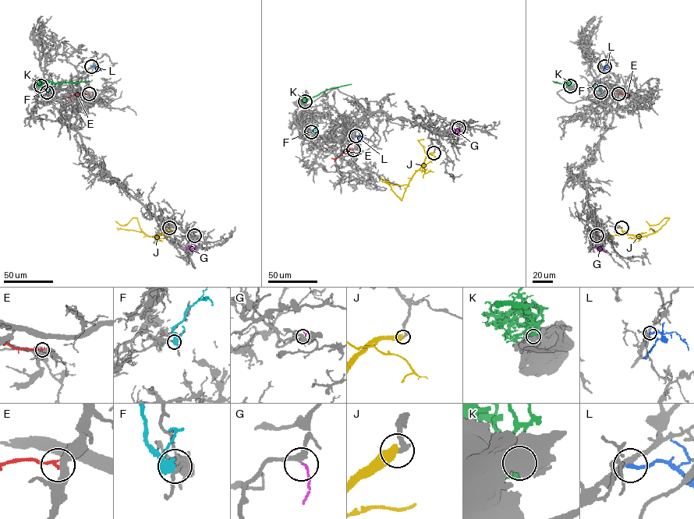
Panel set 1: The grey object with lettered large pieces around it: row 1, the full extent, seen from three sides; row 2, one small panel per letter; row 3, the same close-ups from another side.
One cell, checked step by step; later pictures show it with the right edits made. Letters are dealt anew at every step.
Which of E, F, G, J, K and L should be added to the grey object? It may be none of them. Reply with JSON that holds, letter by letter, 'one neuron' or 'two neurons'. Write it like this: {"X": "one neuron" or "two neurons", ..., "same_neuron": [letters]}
{"E": "two neurons", "F": "two neurons", "G": "two neurons", "J": "two neurons", "K": "two neurons", "L": "two neurons", "same_neuron": []}

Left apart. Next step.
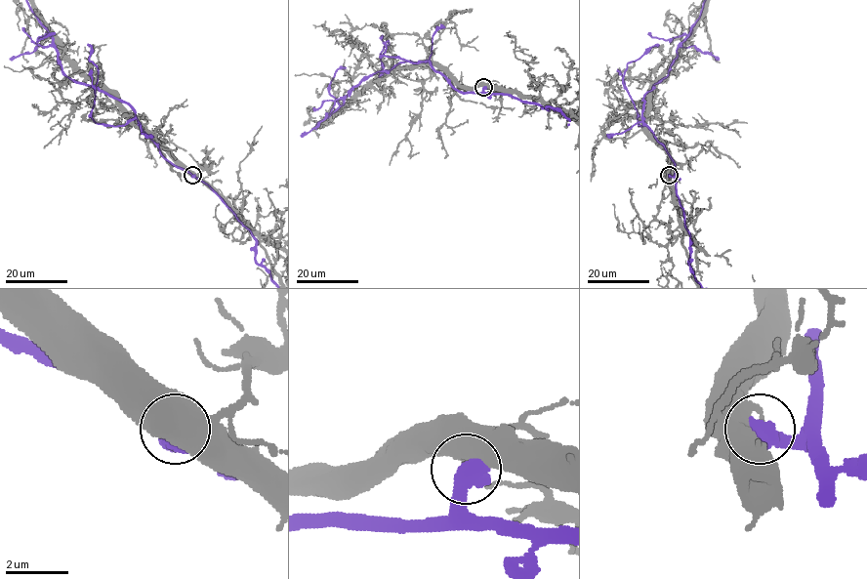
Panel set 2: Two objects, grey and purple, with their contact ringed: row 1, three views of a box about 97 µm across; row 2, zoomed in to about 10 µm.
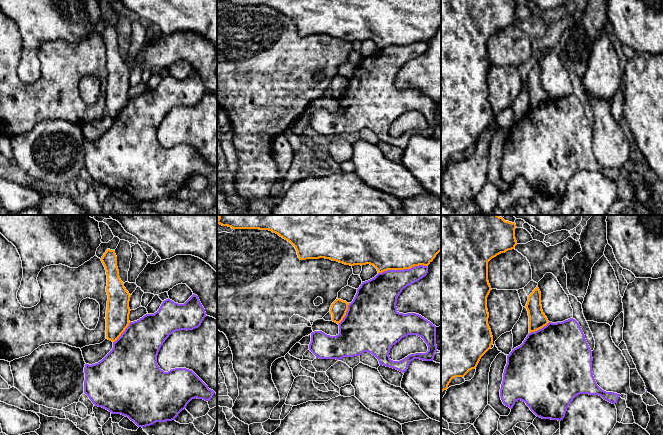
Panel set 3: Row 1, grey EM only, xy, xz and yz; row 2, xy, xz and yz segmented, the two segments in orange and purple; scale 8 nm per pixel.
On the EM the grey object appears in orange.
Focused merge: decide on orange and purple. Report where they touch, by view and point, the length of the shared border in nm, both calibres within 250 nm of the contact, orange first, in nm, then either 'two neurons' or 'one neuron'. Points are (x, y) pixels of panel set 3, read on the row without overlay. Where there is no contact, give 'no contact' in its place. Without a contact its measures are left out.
meets orange in xz at (402, 45); contact 400 nm long; 360 nm thick on the orange side, 280 nm on the other; two neurons

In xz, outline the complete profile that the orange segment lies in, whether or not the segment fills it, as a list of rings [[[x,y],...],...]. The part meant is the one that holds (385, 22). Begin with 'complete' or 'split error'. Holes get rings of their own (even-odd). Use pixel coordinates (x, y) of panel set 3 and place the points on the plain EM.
complete; [[[220,0],[269,6],[290,18],[300,36],[325,34],[345,41],[373,41],[378,49],[428,42],[441,27],[441,0]]]

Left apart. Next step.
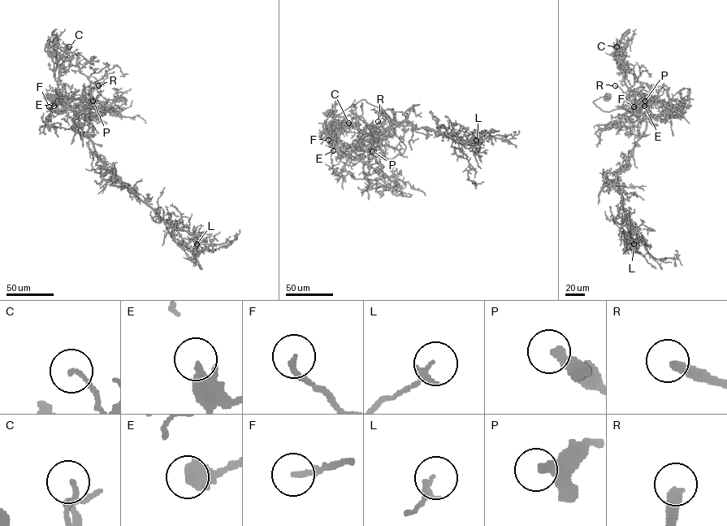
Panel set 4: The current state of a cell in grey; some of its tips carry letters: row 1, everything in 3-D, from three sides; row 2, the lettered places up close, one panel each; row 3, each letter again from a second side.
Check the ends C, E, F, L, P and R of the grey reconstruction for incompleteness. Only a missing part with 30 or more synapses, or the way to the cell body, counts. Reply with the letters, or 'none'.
E, F, R

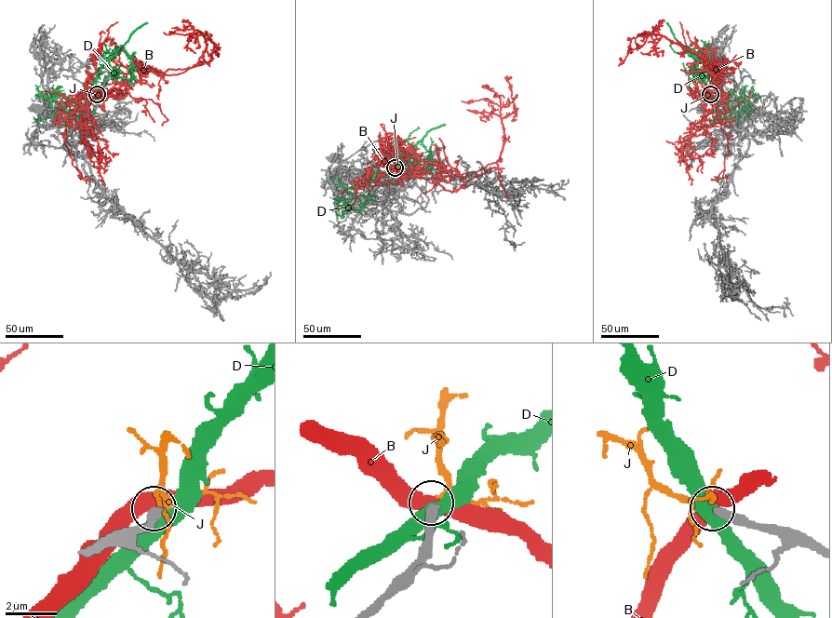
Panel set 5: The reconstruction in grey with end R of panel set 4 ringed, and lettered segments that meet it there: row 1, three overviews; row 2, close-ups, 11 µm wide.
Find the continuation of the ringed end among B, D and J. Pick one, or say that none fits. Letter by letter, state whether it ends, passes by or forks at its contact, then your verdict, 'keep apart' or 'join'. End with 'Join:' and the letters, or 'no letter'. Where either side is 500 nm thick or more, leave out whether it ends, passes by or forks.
B: keep apart
D: keep apart
J: it passes by; keep apart
Join: no letter

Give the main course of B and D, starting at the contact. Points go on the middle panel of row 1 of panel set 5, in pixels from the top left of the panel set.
B: (395, 167), (436, 177), (452, 167), (461, 175), (497, 164), (504, 136), (501, 109), (513, 100), (506, 75)
D: (395, 167), (422, 141), (429, 153), (429, 166), (424, 169), (432, 175)

